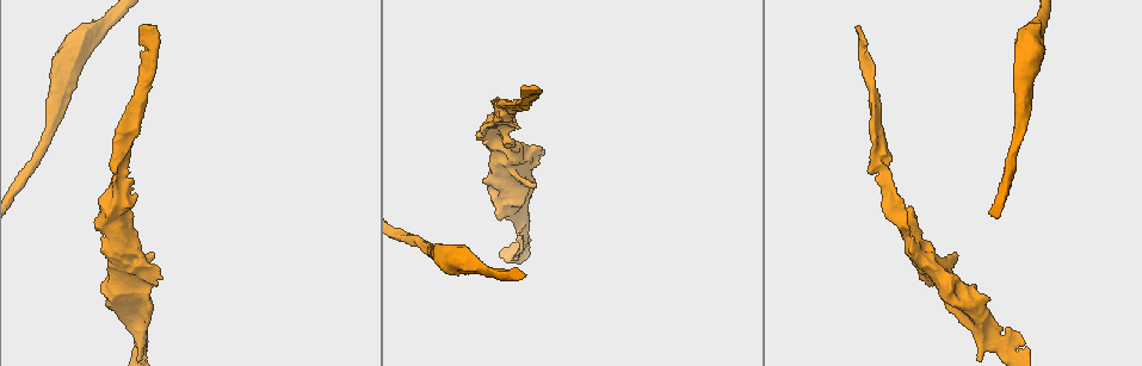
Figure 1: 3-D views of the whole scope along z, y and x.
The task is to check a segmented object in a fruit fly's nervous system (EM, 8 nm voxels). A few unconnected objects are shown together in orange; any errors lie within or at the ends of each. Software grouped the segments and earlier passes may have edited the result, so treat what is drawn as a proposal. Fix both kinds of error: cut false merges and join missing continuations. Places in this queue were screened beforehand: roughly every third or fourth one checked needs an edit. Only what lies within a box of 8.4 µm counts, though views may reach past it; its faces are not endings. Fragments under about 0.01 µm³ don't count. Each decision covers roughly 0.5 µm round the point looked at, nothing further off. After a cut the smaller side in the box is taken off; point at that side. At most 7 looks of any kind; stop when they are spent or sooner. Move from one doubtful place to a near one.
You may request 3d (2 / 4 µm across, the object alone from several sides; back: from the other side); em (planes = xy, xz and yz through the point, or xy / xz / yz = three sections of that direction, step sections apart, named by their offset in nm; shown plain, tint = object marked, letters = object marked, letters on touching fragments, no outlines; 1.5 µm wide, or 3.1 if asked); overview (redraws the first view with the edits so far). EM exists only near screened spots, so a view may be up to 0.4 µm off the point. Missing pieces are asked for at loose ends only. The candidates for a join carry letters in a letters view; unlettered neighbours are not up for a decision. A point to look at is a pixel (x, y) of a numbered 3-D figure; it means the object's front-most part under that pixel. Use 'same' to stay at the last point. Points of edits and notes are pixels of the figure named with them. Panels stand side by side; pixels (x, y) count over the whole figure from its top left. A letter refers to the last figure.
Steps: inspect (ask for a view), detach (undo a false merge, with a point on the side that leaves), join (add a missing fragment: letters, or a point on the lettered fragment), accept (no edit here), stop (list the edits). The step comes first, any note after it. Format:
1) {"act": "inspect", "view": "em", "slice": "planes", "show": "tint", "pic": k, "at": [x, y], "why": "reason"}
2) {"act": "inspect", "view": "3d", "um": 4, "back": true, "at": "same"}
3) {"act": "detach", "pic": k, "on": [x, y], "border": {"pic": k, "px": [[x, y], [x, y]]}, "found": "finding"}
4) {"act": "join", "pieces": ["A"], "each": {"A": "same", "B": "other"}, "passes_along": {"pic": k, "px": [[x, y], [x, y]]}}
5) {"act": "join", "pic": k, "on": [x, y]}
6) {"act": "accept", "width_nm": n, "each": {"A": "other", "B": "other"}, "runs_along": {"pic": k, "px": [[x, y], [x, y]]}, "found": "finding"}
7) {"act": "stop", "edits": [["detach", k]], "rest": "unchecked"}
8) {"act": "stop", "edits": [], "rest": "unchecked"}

{"act": "inspect", "view": "em", "slice": "xz", "step": 4, "show": "tint", "pic": 1, "at": [521, 241], "why": "free end"}

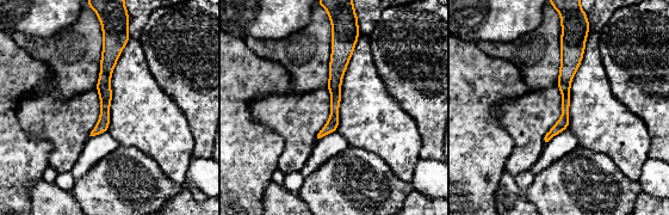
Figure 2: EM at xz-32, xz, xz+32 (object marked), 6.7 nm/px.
{"act": "inspect", "view": "em", "slice": "planes", "show": "letters", "at": "same", "why": "another direction"}

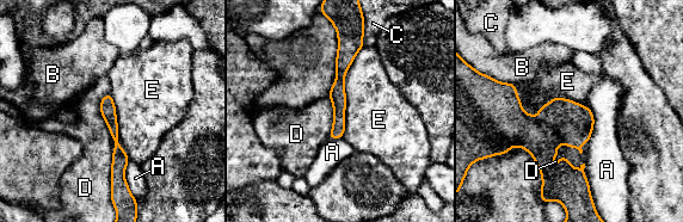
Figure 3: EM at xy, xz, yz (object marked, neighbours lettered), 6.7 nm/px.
{"act": "accept", "each": {"A": "other", "B": "other", "C": "other", "D": "other", "E": "other"}, "runs_along": {"pic": 3, "px": [[486, 108], [567, 177], [583, 180]]}, "found": "none of them fits"}

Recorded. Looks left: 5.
{"act": "inspect", "view": "em", "slice": "xy", "step": 4, "show": "letters", "pic": 1, "at": [139, 26], "why": "branch stops here"}

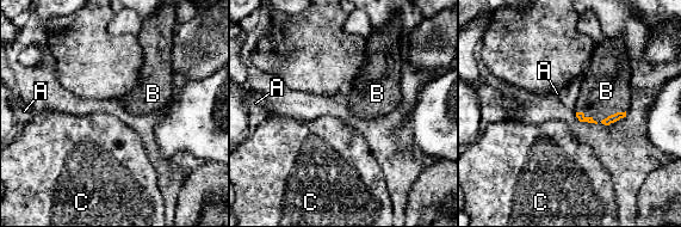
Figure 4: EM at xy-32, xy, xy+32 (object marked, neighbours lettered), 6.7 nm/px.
{"act": "join", "pieces": ["B"], "each": {"A": "other", "B": "same", "C": "other"}, "passes_along": {"pic": 4, "px": [[611, 118], [612, 115], [606, 91]]}, "found": "it goes on there"}

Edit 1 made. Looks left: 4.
{"act": "inspect", "view": "em", "slice": "planes", "show": "letters", "pic": 1, "at": [86, 34], "why": "calibre changes"}

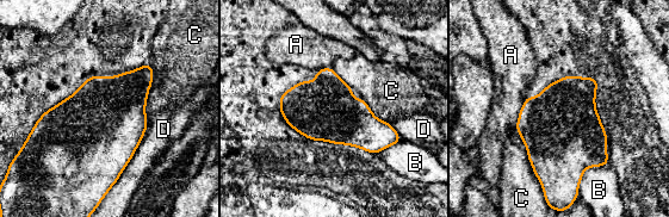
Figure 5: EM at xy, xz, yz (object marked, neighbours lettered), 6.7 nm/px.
{"act": "accept", "each": {"A": "other", "B": "other", "C": "other", "D": "other"}, "border": {"pic": 5, "px": [[515, 126], [532, 171], [543, 188]]}, "found": "one neuron here"}

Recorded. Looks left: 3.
{"act": "stop", "edits": [["join", 4]], "rest": "unchecked"}

